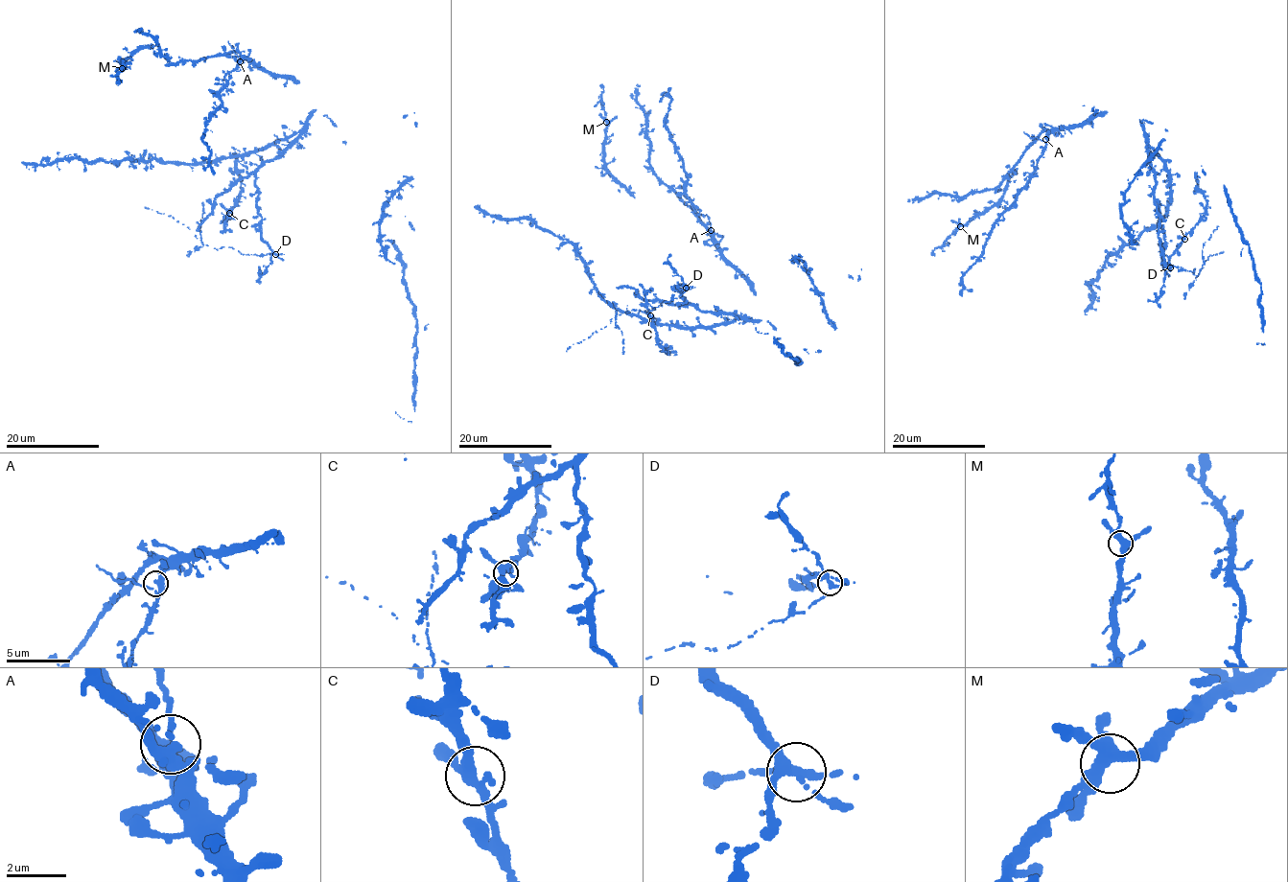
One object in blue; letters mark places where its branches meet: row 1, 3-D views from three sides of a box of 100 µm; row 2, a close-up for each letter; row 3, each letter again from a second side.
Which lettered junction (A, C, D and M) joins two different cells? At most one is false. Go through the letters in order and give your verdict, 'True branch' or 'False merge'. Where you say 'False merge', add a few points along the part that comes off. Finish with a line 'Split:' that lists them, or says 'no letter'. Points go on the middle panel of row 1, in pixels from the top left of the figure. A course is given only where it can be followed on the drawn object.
A: True branch
C: True branch
D: False merge. Course of the part to remove: (686, 288), (676, 298), (652, 311), (617, 313), (616, 327), (606, 326), (569, 346), (566, 351)
M: True branch
Split: D

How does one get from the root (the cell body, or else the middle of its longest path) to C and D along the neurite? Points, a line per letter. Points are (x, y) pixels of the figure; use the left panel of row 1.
C: (313, 109), (307, 126), (278, 156), (241, 178), (216, 198), (216, 205), (229, 213)
D: (313, 109), (307, 126), (278, 156), (265, 163), (256, 173), (257, 211), (262, 218), (262, 240), (274, 253)

